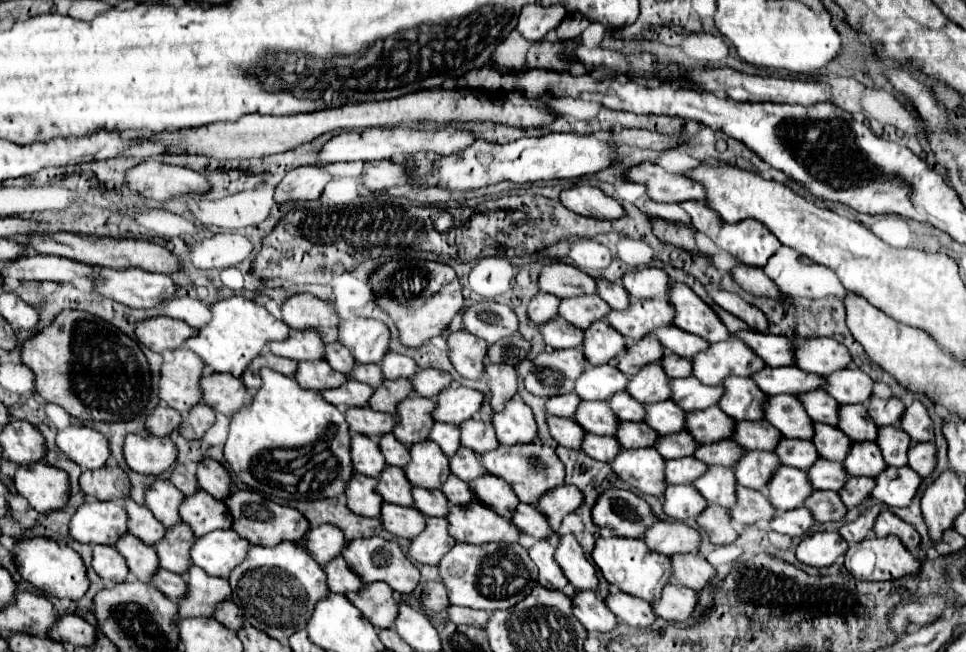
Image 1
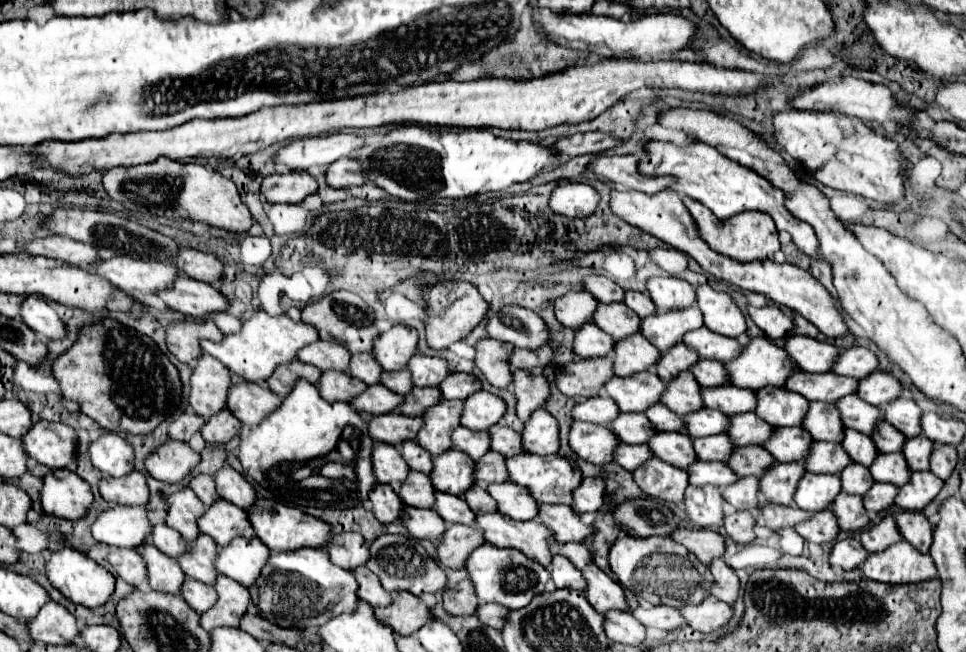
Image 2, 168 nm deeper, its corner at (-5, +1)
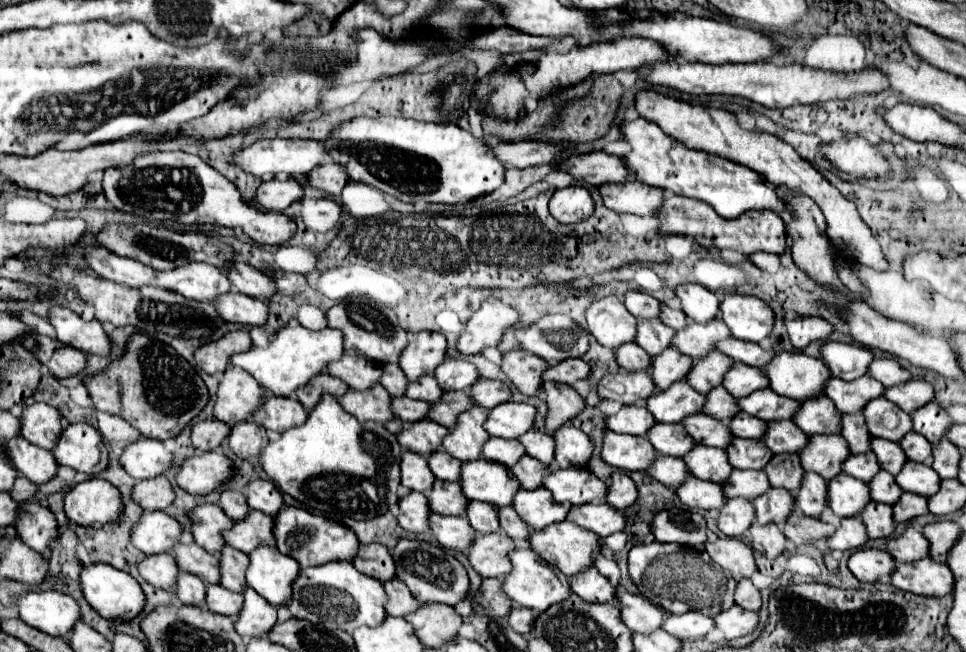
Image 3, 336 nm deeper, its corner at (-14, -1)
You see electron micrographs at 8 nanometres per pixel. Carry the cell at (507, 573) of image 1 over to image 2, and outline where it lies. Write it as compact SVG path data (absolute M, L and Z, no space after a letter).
M489 542L479 546L469 556L465 568L469 572L469 578L475 584L475 592L481 602L495 602L495 604L501 604L509 610L517 610L517 608L527 606L535 594L541 594L545 590L545 584L551 578L549 572L539 562L527 558L519 550L497 548L497 546L491 546Z

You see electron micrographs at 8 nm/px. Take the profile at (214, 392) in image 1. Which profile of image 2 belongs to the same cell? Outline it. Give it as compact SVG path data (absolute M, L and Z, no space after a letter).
M235 380L229 390L227 408L231 410L231 414L237 420L241 420L245 426L253 428L259 422L263 422L263 418L267 418L267 414L271 414L271 410L277 410L279 402L281 402L281 398L277 394L273 394L267 386Z

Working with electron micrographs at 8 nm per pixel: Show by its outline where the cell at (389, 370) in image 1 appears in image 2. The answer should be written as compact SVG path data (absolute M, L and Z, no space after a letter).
M415 354L411 358L411 362L407 364L407 368L413 374L413 384L419 388L425 386L439 386L443 382L443 378L447 378L449 374L449 366L447 360L437 358L437 356L423 356L423 354Z

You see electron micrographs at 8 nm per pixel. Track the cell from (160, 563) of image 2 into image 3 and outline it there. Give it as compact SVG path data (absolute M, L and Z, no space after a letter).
M180 572L176 576L176 596L182 604L194 604L202 606L204 604L204 582L196 574Z

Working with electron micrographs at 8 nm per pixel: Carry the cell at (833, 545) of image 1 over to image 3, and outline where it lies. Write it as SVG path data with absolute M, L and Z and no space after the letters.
M858 548L848 558L848 568L860 582L876 582L882 576L890 576L894 564L892 564L892 556L888 556L888 552L884 550Z

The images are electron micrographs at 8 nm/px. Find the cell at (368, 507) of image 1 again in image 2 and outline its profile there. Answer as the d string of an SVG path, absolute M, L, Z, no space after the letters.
M377 484L375 490L371 492L371 502L373 502L373 512L379 522L389 524L389 522L403 520L405 506L403 502L399 502L399 494L389 484Z

